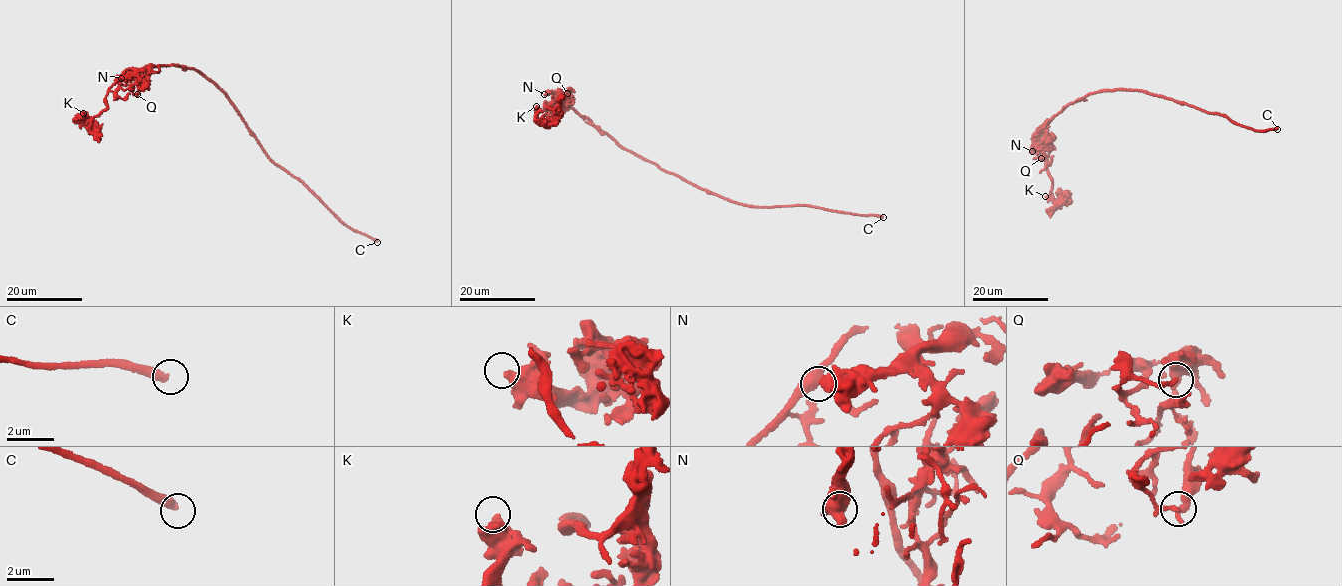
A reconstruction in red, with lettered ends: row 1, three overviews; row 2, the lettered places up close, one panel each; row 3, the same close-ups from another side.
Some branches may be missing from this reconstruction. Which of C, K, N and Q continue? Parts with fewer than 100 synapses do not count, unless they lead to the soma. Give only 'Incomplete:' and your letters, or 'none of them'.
Incomplete: C

